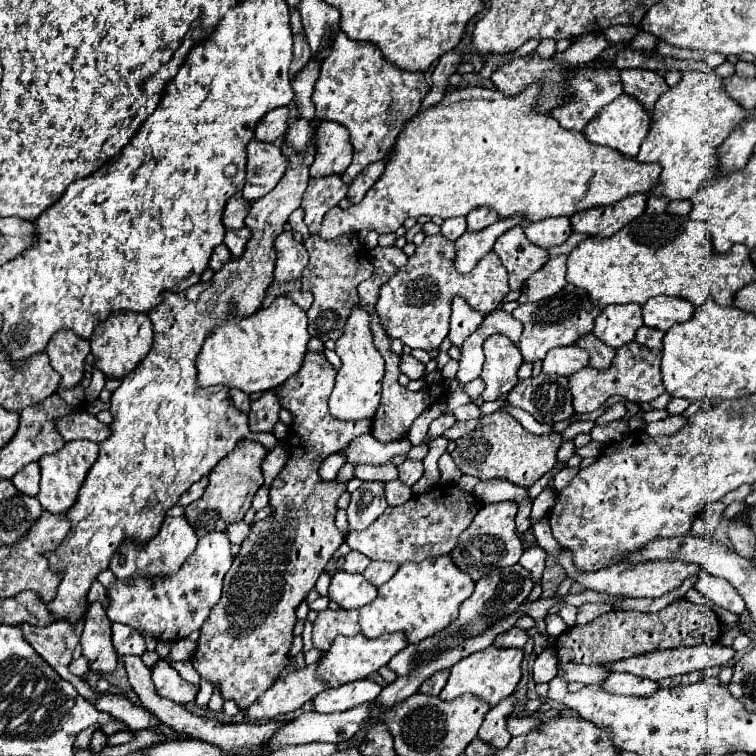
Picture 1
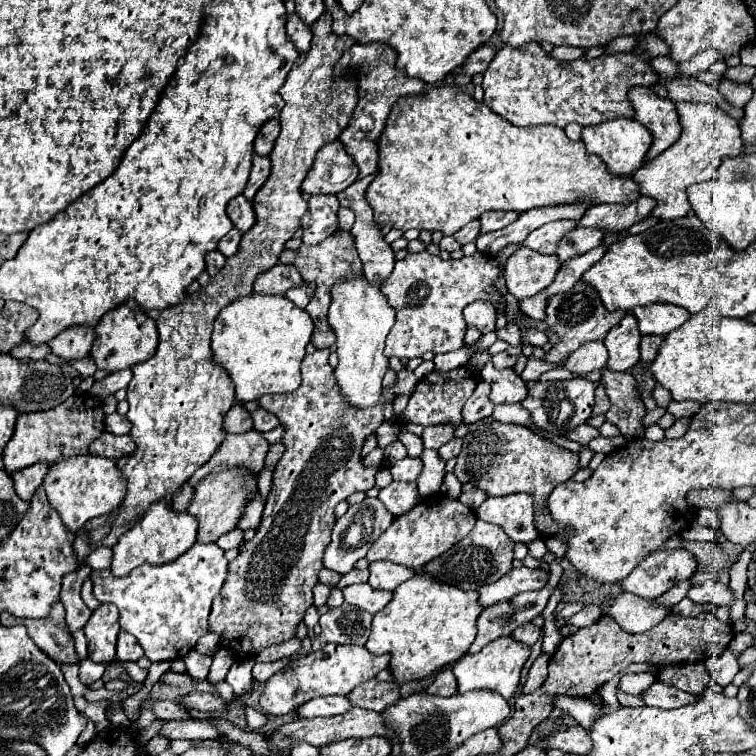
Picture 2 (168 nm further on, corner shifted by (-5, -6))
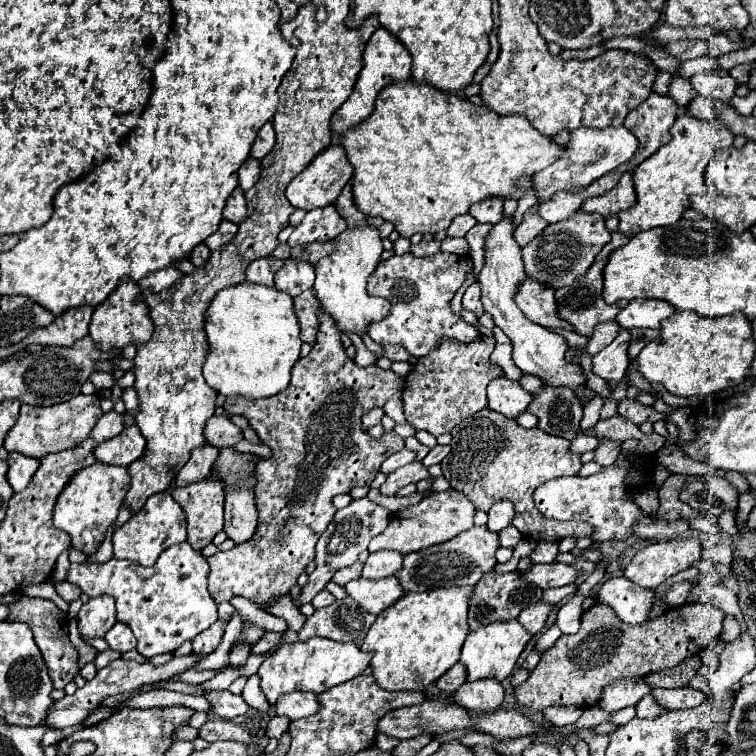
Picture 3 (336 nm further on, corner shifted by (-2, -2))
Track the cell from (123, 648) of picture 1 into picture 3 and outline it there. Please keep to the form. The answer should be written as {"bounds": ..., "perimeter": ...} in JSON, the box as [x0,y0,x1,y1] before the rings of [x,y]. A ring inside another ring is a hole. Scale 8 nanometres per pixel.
{"bounds":[105,623,137,653],"perimeter":[[[115,623],[113,629],[105,635],[105,641],[113,651],[119,651],[119,653],[127,653],[137,645],[133,631],[125,623]]]}

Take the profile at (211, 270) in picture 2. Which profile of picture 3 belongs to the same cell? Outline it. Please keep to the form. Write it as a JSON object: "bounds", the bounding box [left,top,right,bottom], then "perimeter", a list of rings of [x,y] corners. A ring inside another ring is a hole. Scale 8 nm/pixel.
{"bounds":[189,243,211,267],"perimeter":[[[201,243],[201,245],[197,245],[197,247],[191,251],[191,255],[189,255],[189,261],[191,261],[195,267],[199,267],[201,263],[209,261],[209,255],[211,255],[209,247],[207,247],[205,243]]]}

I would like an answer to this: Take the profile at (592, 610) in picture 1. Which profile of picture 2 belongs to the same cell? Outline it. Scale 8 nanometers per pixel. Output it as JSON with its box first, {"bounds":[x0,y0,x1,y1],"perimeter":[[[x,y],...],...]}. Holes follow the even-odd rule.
{"bounds":[606,593,668,633],"perimeter":[[[620,593],[614,605],[606,611],[606,615],[612,617],[628,633],[646,633],[648,629],[658,625],[668,613],[668,607],[662,607],[656,601],[636,597],[632,593]]]}

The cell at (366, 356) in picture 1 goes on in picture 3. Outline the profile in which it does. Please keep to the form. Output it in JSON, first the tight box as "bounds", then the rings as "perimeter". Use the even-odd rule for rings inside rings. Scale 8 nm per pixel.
{"bounds":[315,227,389,337],"perimeter":[[[363,227],[361,231],[343,231],[337,239],[337,251],[335,255],[323,257],[315,265],[315,295],[321,301],[321,307],[331,319],[337,323],[337,329],[341,333],[355,333],[363,337],[373,323],[383,321],[389,315],[389,301],[381,297],[373,297],[367,291],[369,277],[373,275],[375,267],[381,261],[383,245],[379,231],[375,227]]]}

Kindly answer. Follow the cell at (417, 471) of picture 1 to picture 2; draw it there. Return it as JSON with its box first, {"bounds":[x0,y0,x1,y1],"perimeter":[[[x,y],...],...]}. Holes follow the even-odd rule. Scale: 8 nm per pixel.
{"bounds":[390,457,422,481],"perimeter":[[[404,457],[390,467],[392,477],[398,479],[398,481],[416,481],[420,471],[422,471],[422,461],[412,459],[412,457]]]}

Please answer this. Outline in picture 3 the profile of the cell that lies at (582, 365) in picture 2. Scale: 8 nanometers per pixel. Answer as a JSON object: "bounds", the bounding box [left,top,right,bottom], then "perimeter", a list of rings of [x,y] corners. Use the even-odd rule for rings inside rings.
{"bounds":[585,321,619,357],"perimeter":[[[609,321],[609,323],[601,323],[601,325],[597,325],[595,331],[593,331],[593,335],[589,337],[589,343],[587,343],[585,351],[587,351],[591,357],[597,355],[603,347],[607,347],[607,345],[615,339],[617,331],[619,331],[619,325],[617,325],[615,321]]]}

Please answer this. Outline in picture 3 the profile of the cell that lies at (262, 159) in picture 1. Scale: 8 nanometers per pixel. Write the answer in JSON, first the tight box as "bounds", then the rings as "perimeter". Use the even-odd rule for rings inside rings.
{"bounds":[239,157,261,191],"perimeter":[[[249,157],[243,165],[241,165],[241,171],[239,171],[239,187],[243,191],[249,191],[257,181],[259,181],[259,175],[261,175],[261,163],[253,157]]]}

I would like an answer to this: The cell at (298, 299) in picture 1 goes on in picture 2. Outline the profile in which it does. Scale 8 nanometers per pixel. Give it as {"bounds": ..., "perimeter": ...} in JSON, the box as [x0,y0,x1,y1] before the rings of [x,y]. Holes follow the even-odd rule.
{"bounds":[286,283,314,307],"perimeter":[[[302,283],[300,287],[292,287],[286,291],[286,299],[290,299],[296,307],[306,307],[306,303],[310,301],[310,297],[314,295],[314,285],[312,283]]]}

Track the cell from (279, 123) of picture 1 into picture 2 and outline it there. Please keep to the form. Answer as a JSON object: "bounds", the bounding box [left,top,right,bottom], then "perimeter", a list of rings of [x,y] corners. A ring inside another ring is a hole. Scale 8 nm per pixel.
{"bounds":[254,119,280,157],"perimeter":[[[278,119],[266,121],[266,123],[262,125],[258,137],[256,137],[256,143],[254,143],[254,145],[256,145],[256,153],[258,153],[258,155],[264,155],[264,157],[270,155],[274,143],[276,143],[278,133],[280,133],[280,121],[278,121]]]}

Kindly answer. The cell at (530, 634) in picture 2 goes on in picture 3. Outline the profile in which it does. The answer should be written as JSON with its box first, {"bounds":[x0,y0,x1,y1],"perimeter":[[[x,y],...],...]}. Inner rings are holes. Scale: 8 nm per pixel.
{"bounds":[517,601,551,635],"perimeter":[[[539,601],[539,603],[533,603],[533,605],[529,605],[527,609],[523,609],[523,611],[519,613],[517,621],[525,627],[525,631],[529,631],[531,635],[537,635],[537,633],[543,631],[549,611],[551,611],[551,605]]]}

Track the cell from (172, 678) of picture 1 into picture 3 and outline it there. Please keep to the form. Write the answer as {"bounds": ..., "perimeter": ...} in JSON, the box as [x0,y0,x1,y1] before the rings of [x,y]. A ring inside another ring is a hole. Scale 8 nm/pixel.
{"bounds":[205,691,249,719],"perimeter":[[[205,691],[205,699],[211,703],[211,711],[221,719],[235,719],[249,711],[243,697],[231,691]]]}

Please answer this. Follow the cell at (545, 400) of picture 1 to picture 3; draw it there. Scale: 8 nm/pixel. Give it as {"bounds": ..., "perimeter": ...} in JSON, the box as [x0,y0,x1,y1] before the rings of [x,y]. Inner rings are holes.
{"bounds":[527,385,583,439],"perimeter":[[[541,385],[539,393],[533,395],[527,411],[539,417],[539,429],[549,435],[573,439],[579,433],[583,405],[569,387]]]}

